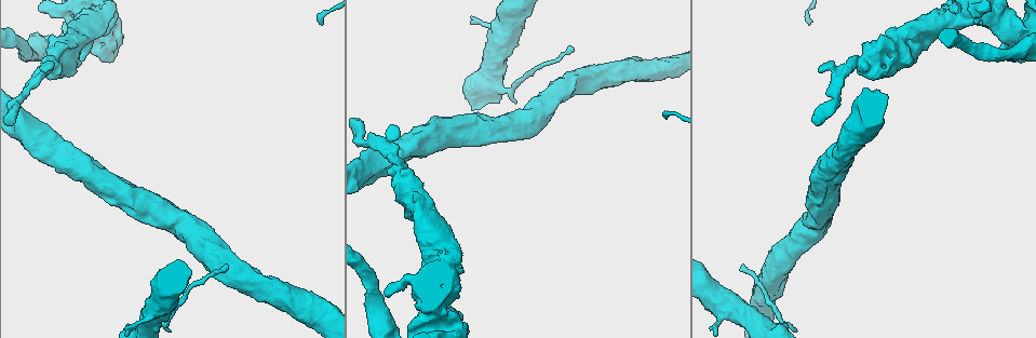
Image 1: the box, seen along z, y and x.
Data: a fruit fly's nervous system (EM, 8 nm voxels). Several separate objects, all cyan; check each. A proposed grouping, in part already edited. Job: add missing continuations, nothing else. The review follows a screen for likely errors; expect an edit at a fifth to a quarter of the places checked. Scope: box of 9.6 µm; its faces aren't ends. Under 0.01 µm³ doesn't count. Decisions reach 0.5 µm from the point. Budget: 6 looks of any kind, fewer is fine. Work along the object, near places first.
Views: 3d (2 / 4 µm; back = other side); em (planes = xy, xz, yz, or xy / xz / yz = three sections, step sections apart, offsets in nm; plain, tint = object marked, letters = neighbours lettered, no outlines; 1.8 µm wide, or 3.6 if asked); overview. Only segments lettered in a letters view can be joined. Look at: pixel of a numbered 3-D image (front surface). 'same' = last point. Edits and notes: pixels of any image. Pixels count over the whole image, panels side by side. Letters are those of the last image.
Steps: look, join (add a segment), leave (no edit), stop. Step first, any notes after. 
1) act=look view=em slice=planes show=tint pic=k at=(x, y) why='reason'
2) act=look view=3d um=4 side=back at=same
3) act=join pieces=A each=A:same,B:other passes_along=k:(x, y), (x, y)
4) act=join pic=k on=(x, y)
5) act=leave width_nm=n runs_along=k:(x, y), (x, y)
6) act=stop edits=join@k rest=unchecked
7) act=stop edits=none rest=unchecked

act=look view=em um=3.6 slice=xz step=16 show=letters pic=1 at=(67, 55) why='abrupt turn'

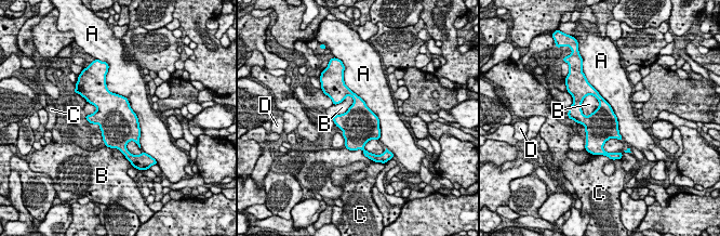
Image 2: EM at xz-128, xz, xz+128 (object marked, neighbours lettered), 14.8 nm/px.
act=leave each=A:other,B:other,C:other,D:other border=2:(354, 99), (345, 112), (330, 118) found='no lettered segment goes on from it'

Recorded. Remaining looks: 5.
act=look view=em slice=xz step=8 show=letters pic=1 at=(68, 21) why='free end'

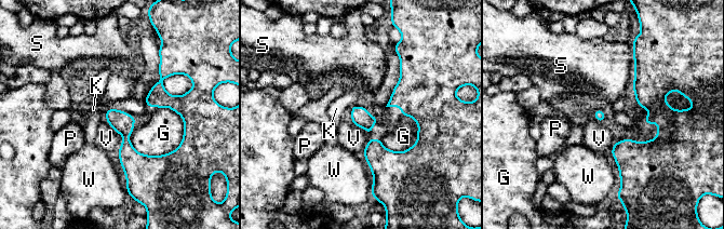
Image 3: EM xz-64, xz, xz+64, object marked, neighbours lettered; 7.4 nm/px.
act=look view=em slice=planes show=letters at=same why='cut it another way'

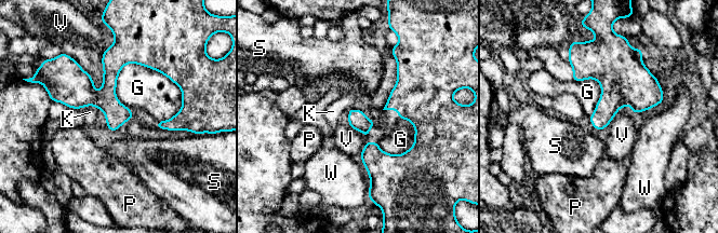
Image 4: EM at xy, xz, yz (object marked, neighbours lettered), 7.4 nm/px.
act=leave each=G:other,K:other,P:other,S:other,V:other,W:other border=4:(72, 58), (90, 74), (98, 92) found='no lettered segment goes on from it'

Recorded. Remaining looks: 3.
act=look view=3d um=4 pic=1 at=(392, 125) why='branch stops here'

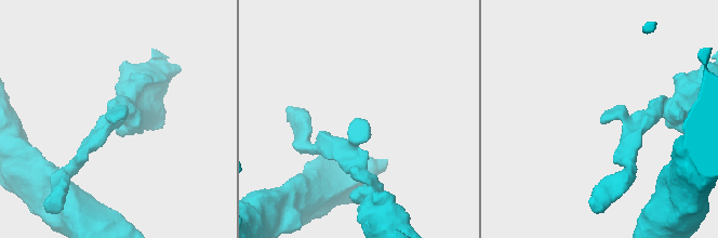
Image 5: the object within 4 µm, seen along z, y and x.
act=look view=em slice=planes show=letters pic=5 at=(358, 118)

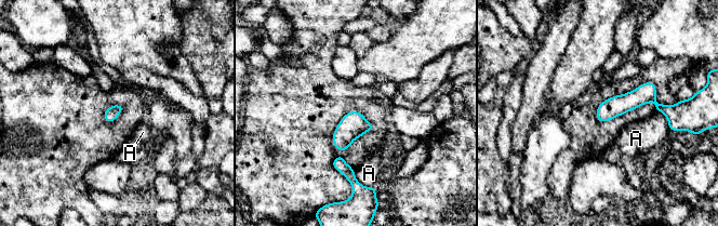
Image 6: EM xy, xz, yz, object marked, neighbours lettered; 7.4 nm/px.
act=leave longest_contact=A:220nm each=A:other found='none of them fits'

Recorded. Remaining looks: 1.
act=stop edits=none rest=unchecked

